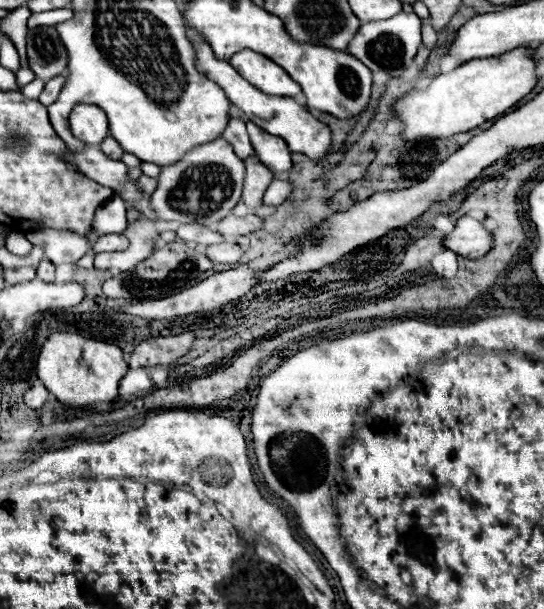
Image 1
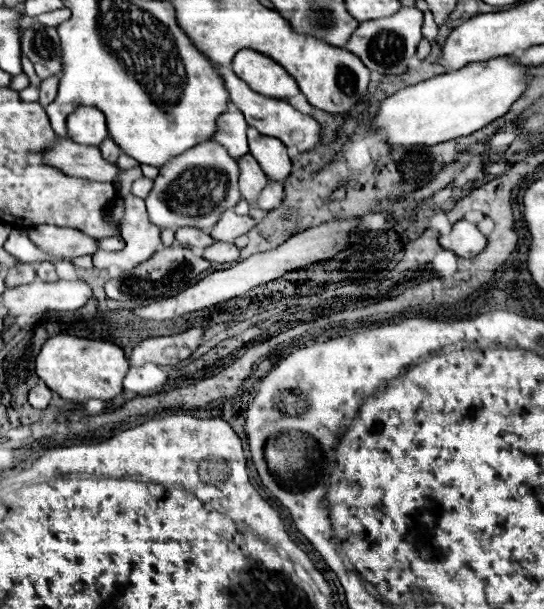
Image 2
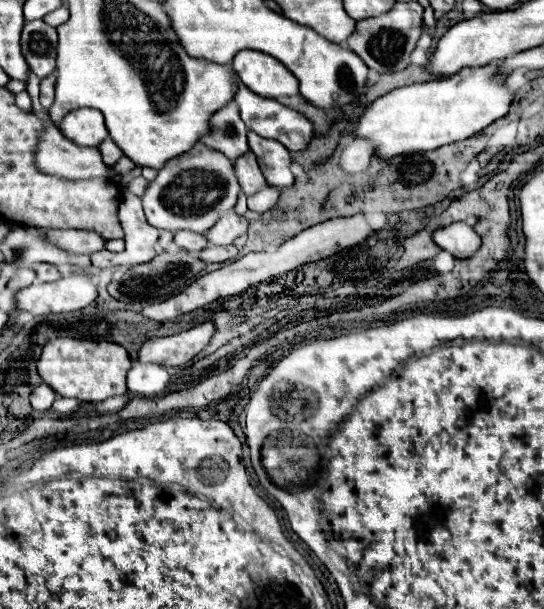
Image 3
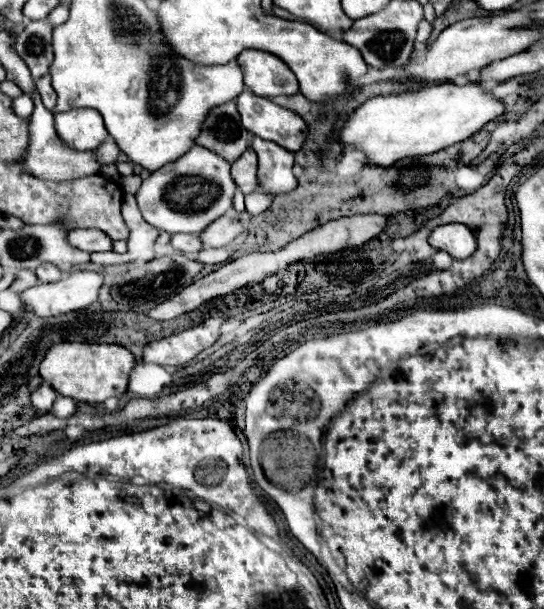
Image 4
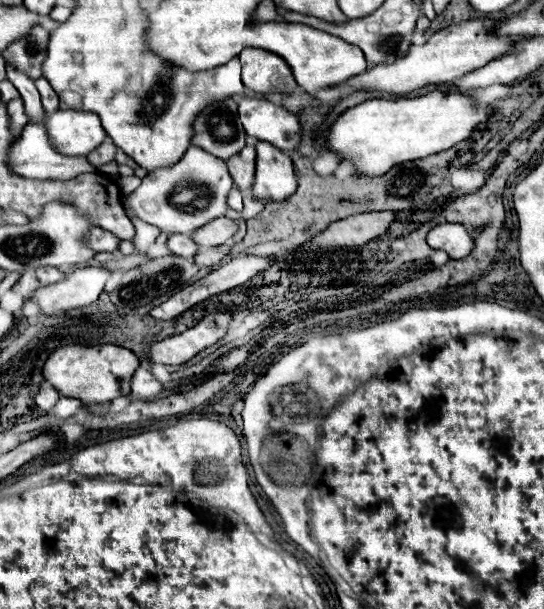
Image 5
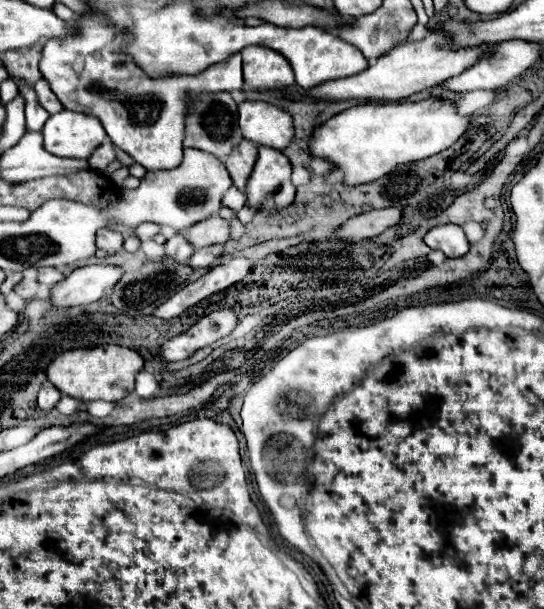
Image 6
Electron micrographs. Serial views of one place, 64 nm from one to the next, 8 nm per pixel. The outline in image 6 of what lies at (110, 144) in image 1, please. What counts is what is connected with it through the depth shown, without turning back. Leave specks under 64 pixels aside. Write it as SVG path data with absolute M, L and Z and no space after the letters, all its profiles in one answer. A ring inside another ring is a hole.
M106 140L106 142L100 144L100 146L94 150L94 154L88 158L88 166L90 166L90 170L94 170L94 172L104 172L104 170L108 168L108 164L114 162L114 160L116 160L114 144Z

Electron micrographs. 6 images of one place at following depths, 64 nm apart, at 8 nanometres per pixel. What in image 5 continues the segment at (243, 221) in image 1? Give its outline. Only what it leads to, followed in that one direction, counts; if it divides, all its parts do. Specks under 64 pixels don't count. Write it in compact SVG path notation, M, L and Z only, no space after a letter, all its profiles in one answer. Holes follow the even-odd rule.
M216 218L210 220L208 224L204 224L202 228L198 228L196 232L192 232L192 240L198 246L222 246L228 244L230 238L236 234L238 226L234 220L230 218Z

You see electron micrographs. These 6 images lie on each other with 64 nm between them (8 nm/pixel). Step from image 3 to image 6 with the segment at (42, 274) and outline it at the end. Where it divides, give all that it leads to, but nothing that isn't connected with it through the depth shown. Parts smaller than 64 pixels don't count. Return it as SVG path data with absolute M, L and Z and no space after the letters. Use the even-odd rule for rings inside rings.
M46 266L46 268L38 268L38 282L40 282L40 284L48 284L48 286L52 286L52 284L58 284L60 280L64 280L64 274L62 274L60 270L50 268L50 266Z

